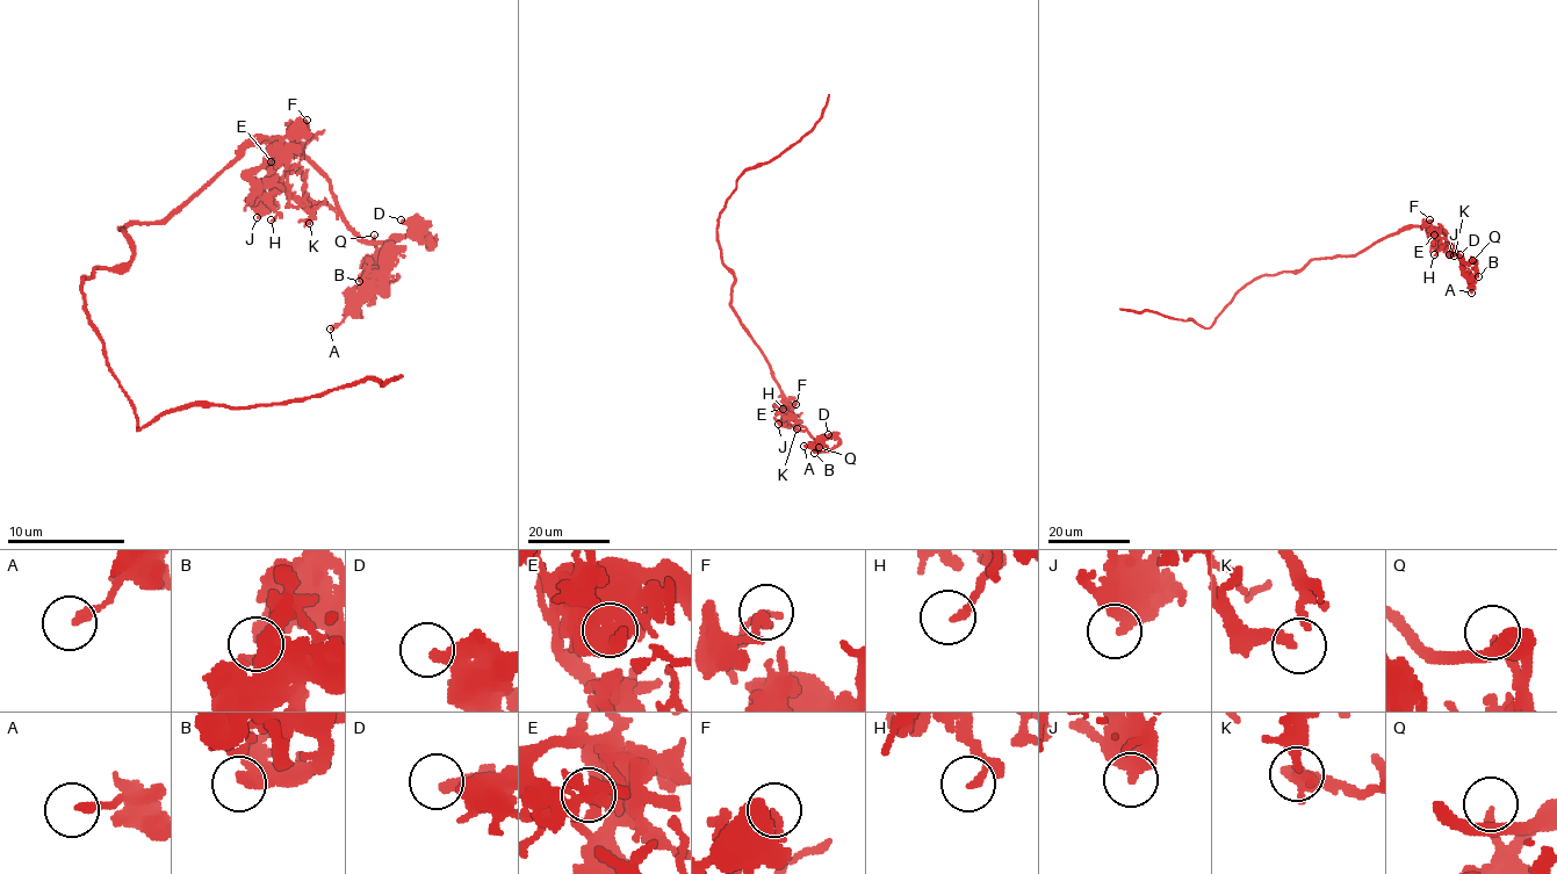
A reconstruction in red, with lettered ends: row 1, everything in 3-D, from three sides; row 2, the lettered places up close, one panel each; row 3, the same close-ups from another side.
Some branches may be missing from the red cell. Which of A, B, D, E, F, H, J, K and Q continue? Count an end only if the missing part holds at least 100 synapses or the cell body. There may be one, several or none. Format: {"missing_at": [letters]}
{"missing_at": []}

